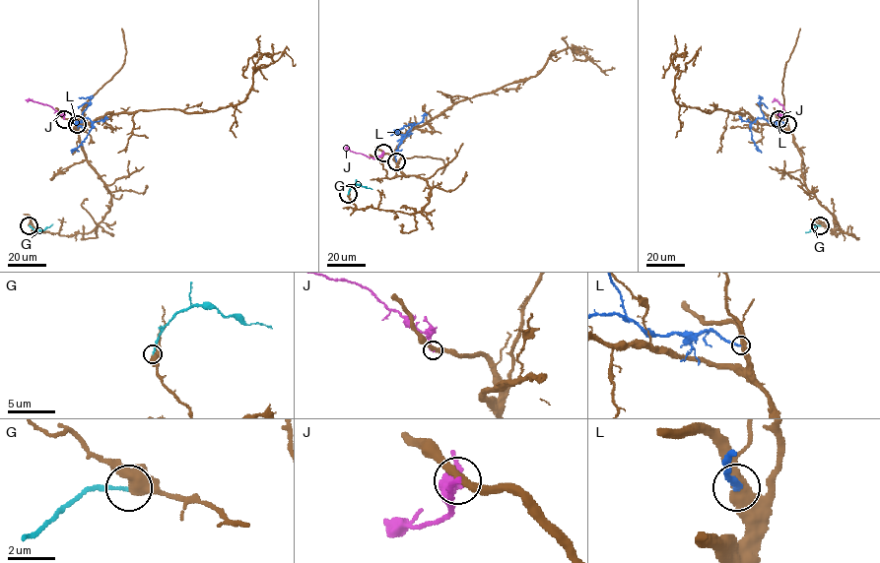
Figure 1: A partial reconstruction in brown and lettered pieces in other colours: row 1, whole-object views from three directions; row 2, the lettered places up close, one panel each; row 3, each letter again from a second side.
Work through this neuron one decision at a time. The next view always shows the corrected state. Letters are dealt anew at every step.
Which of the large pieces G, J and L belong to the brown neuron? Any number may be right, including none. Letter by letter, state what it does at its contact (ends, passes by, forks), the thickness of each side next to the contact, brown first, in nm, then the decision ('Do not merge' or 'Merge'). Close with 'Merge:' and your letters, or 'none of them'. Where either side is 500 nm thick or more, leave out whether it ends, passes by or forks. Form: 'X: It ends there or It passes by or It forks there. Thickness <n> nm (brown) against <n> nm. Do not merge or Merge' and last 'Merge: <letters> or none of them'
G: It ends there. Thickness 480 nm (brown) against 140 nm. Do not merge
J: It ends there. Thickness 360 nm (brown) against 200 nm. Do not merge
L: It ends there. Thickness 400 nm (brown) against 260 nm. Do not merge
Merge: none of them

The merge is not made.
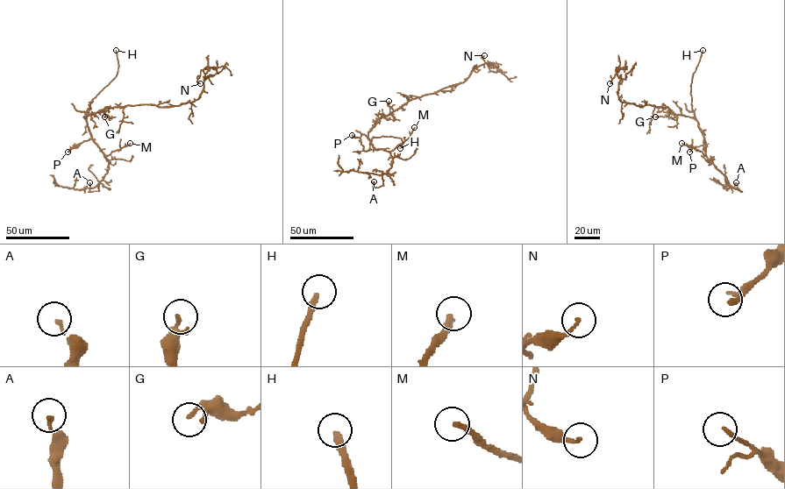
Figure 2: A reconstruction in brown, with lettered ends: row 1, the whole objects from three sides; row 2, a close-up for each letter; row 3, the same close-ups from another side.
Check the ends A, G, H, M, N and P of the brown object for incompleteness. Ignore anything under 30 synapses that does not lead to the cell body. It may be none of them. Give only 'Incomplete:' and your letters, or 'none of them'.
Incomplete: H, M

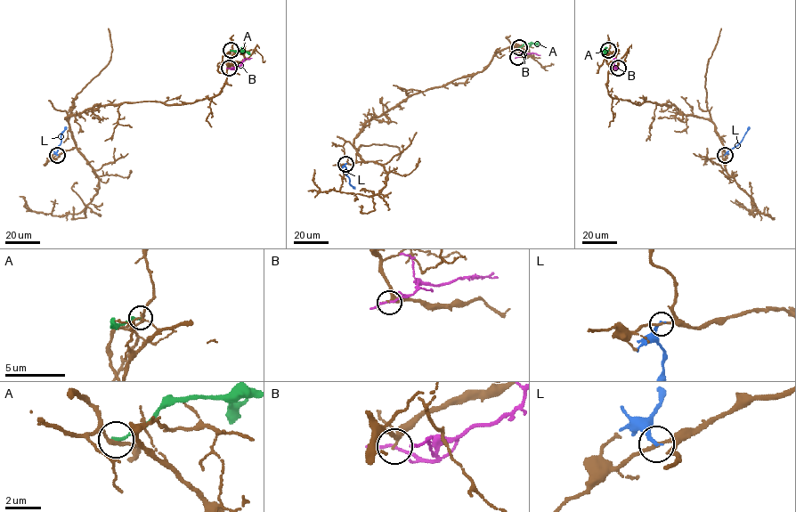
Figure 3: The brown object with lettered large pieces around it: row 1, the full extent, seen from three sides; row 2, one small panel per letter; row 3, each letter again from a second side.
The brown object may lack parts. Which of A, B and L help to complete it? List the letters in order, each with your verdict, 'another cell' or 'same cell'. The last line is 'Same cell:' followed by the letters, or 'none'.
A: another cell
B: another cell
L: another cell
Same cell: none

